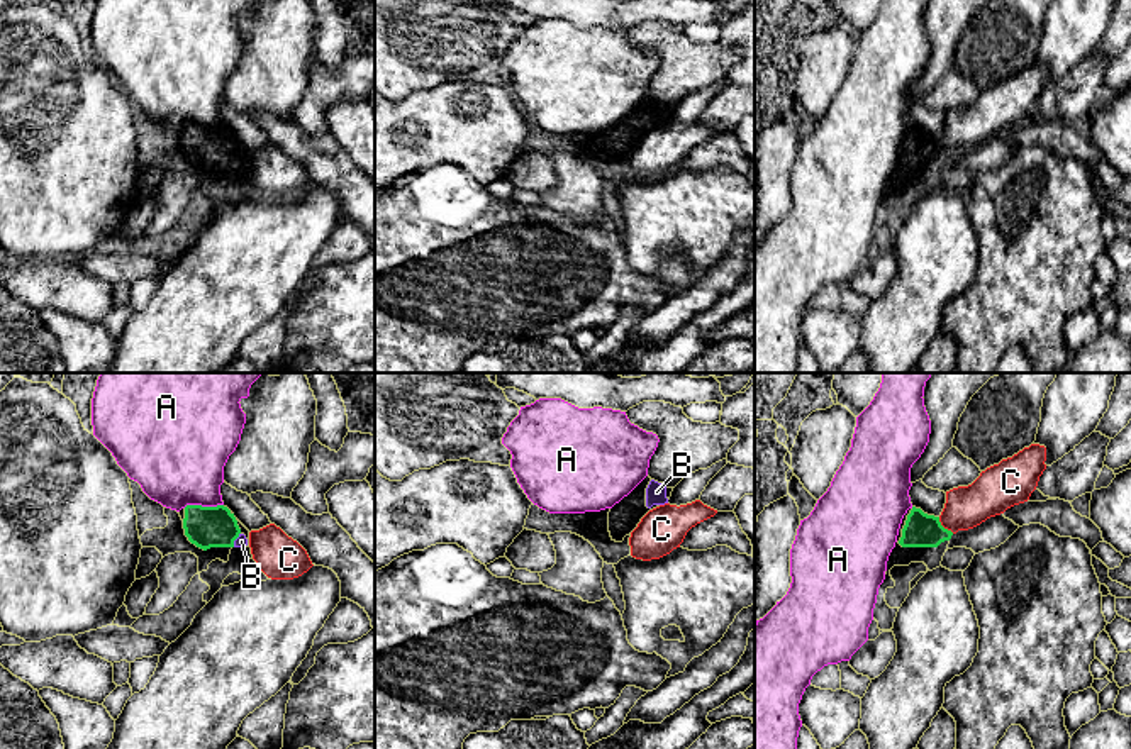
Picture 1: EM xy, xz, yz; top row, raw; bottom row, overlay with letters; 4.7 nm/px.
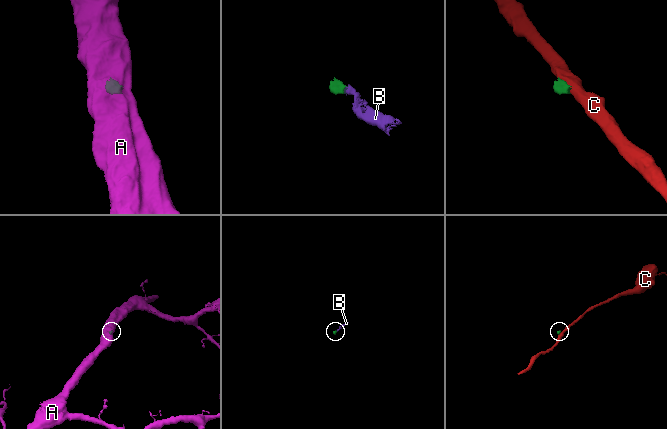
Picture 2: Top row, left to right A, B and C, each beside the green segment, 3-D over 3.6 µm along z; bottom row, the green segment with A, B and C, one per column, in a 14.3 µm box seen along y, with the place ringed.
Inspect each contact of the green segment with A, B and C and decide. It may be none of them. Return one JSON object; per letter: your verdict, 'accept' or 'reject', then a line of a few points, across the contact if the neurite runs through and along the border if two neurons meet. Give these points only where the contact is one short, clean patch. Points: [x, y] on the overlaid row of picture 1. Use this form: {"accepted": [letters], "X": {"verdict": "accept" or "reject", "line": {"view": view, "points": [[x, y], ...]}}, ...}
{"accepted": ["B"], "A": {"verdict": "reject", "line": {"view": "xy", "points": [[222, 504], [183, 507]]}}, "B": {"verdict": "accept", "line": {"view": "xy", "points": [[206, 527], [217, 527], [236, 538], [241, 541]]}}, "C": {"verdict": "reject", "line": {"view": "yz", "points": [[938, 517], [953, 532]]}}}

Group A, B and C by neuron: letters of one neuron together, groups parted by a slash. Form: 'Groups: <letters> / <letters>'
Groups: A / B / C

